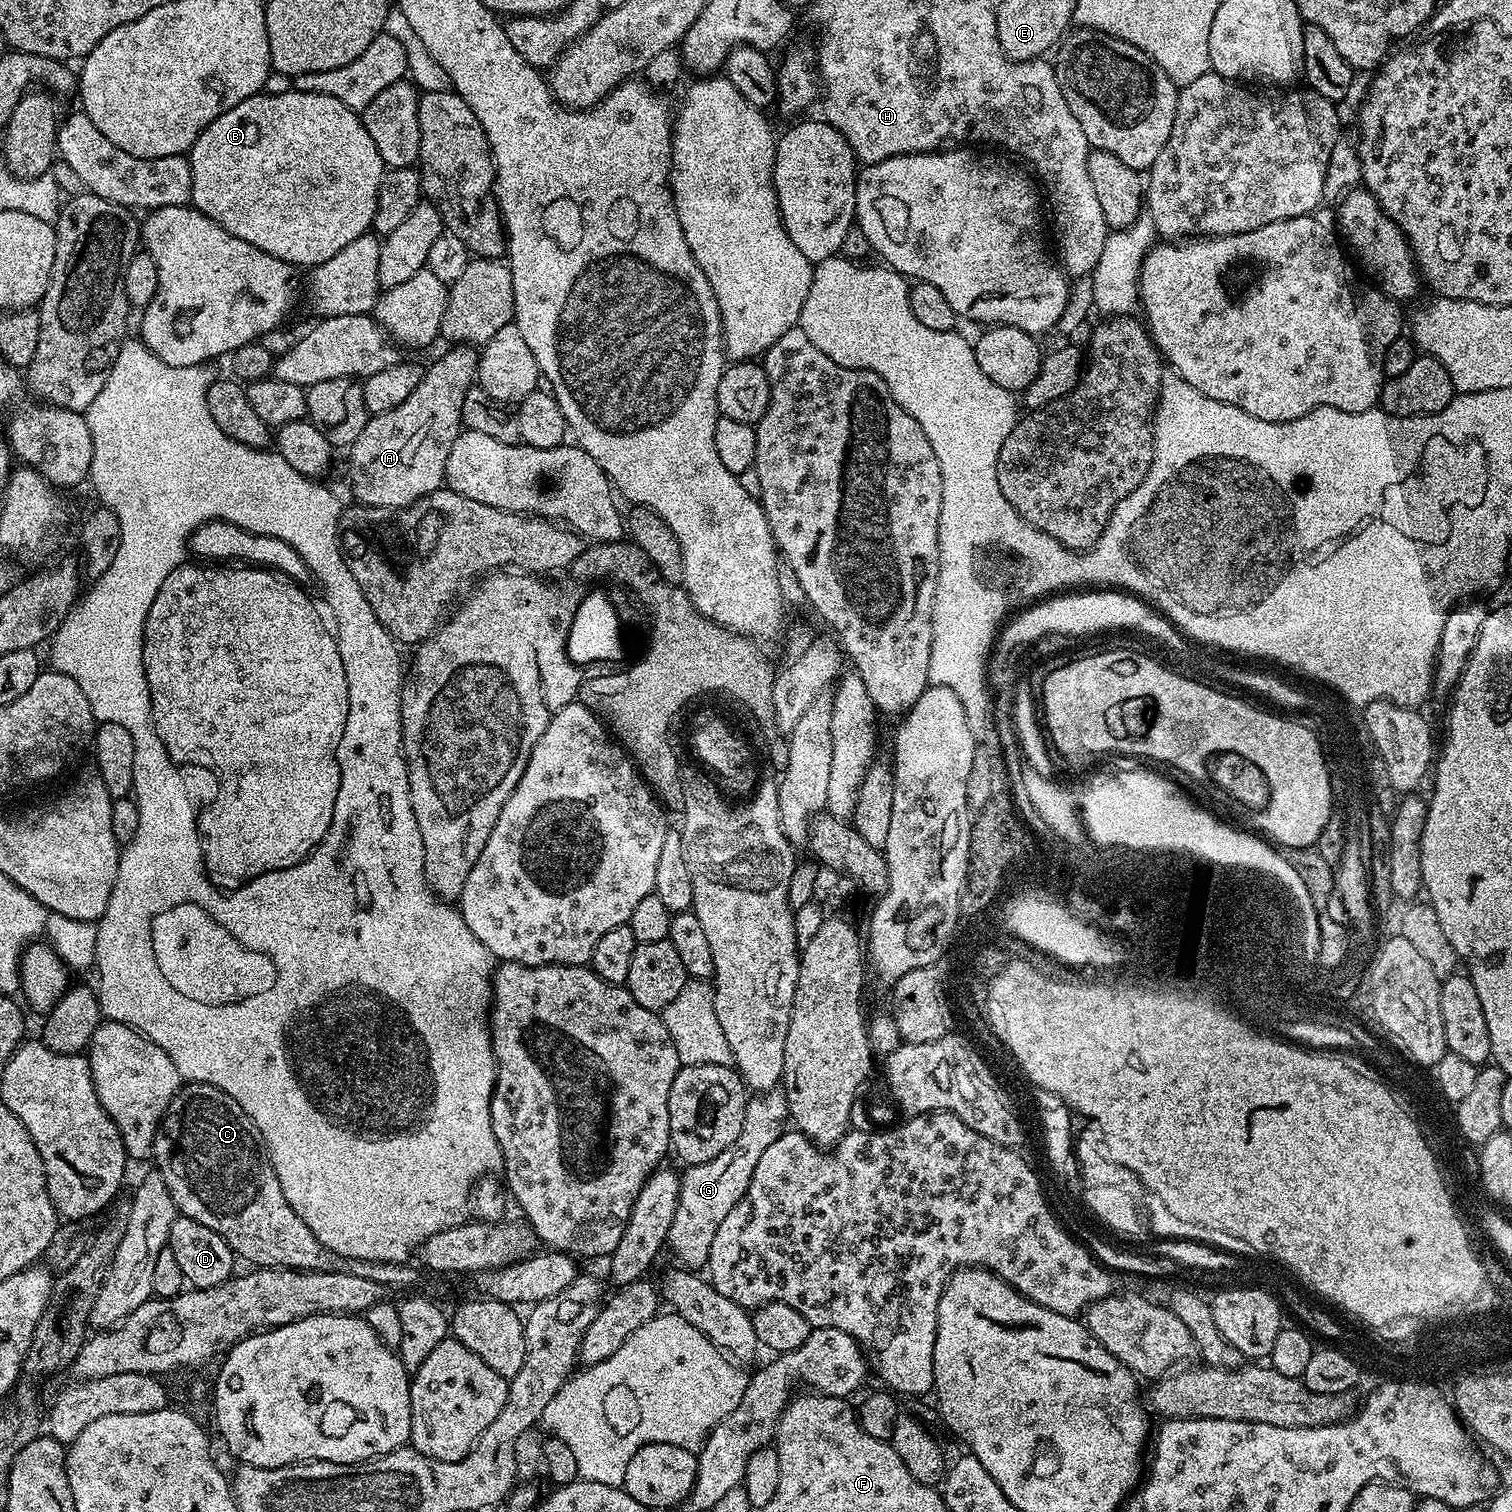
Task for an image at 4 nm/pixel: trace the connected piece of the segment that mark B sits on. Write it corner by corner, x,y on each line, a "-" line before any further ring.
272,92
269,96
257,94
238,102
230,110
218,114
202,134
192,143
187,153
190,162
190,174
192,175
192,202
191,207
197,208
206,218
218,222
234,238
242,238
242,242
250,242
250,246
258,246
258,250
266,250
274,258
293,266
308,264
315,266
326,262
326,258
334,258
342,246
350,246
359,241
359,236
364,231
372,228
372,219
378,206
378,190
386,171
386,165
382,162
382,154
378,154
378,146
374,146
374,138
366,134
366,126
363,119
350,106
338,102
338,98
330,98
326,94
317,92

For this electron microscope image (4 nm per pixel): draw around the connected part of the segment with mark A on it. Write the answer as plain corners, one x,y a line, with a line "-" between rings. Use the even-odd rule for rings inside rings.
452,346
447,350
449,352
442,353
432,365
425,367
422,382
418,382
406,402
377,416
369,415
362,434
358,434
347,449
348,480
359,503
371,508
408,508
423,496
437,492
445,483
446,458
450,458
450,450
462,431
462,401
477,383
476,368
480,364
475,347

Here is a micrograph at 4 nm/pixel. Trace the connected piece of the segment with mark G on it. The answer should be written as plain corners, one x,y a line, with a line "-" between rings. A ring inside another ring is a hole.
773,1090
753,1095
746,1106
746,1118
742,1118
742,1134
718,1154
718,1158
710,1158
710,1162
693,1164
683,1169
680,1177
680,1193
678,1194
678,1210
674,1210
674,1222
670,1222
667,1247
677,1256
679,1263
688,1270
700,1270
707,1265
710,1245
714,1242
714,1234
718,1234
718,1226
726,1219
726,1214
738,1206
738,1202
746,1194
750,1186
750,1178
754,1178
754,1170
762,1158
762,1153
769,1148
786,1131
789,1123
788,1103
783,1091

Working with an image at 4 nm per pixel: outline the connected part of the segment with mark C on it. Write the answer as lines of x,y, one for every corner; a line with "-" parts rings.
185,1083
179,1088
160,1120
151,1159
156,1160
155,1171
162,1174
166,1190
170,1190
170,1198
174,1198
177,1213
194,1218
194,1222
202,1222
202,1226
210,1226
214,1234
222,1234
237,1257
241,1261
249,1260
252,1263
249,1265
256,1268
295,1268
301,1272
345,1272
355,1274
357,1278
370,1278
370,1282
400,1288
410,1288
424,1280
425,1273
412,1262
387,1264
373,1260
348,1260
323,1248
318,1238
314,1238
310,1226
306,1226
290,1202
286,1202
286,1194
282,1194
282,1186
268,1159
264,1140
246,1110
242,1110
230,1094
212,1084

